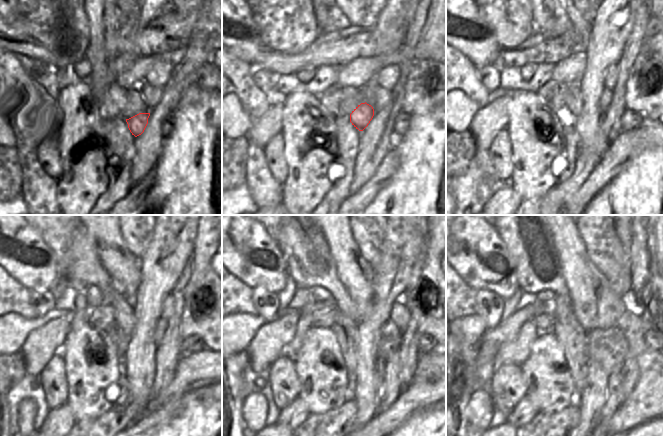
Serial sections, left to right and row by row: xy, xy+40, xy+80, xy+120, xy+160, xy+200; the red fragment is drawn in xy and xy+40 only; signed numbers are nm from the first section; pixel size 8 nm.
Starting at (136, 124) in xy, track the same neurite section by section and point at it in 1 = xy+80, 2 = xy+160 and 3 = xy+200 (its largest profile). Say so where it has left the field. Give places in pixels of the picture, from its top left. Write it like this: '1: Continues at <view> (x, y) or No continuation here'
1: Continues at xy+80 (575, 97)
2: Continues at xy+160 (310, 264)
3: Continues at xy+200 (527, 235).

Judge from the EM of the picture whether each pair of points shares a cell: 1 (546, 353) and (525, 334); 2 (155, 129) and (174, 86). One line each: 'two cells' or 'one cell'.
1: two cells
2: two cells

